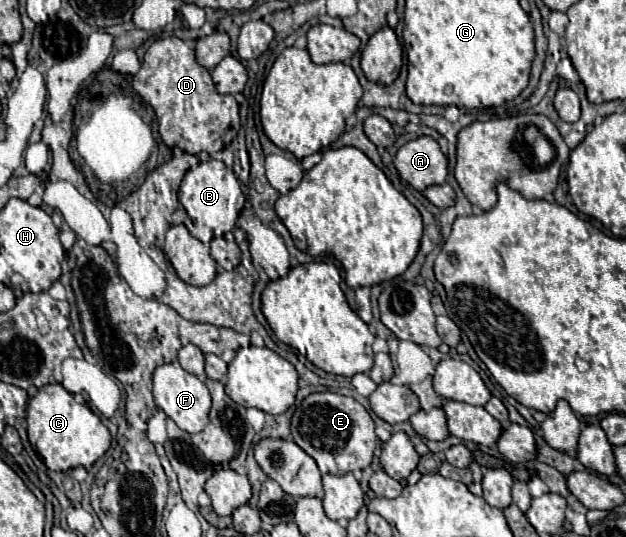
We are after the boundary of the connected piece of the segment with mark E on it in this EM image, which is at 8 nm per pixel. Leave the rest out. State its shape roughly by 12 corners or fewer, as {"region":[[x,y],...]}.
{"region":[[312,393],[292,439],[322,473],[366,469],[374,421],[352,397]]}

